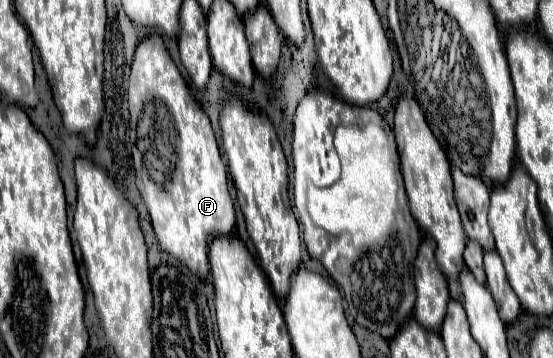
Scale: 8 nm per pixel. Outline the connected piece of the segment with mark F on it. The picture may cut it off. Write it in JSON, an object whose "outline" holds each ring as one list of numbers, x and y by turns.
{"outline":[[157,34,149,36,137,46,131,64,127,96,129,96,129,114,133,132,143,112,143,104,149,100,161,100,175,118,179,134,175,178,165,186,153,182,149,178,147,168,143,166,143,160,135,156,137,188,147,204,147,212,151,216,151,226,155,230,159,248,177,258,179,262,183,262,199,278,205,278,209,274,209,260,207,260,209,240,215,234,227,236,233,232,235,208,227,186,227,166,221,160,217,140,211,130,211,122,207,114,201,110,201,106,189,94,187,84,179,74,177,66,173,64,161,36]]}

